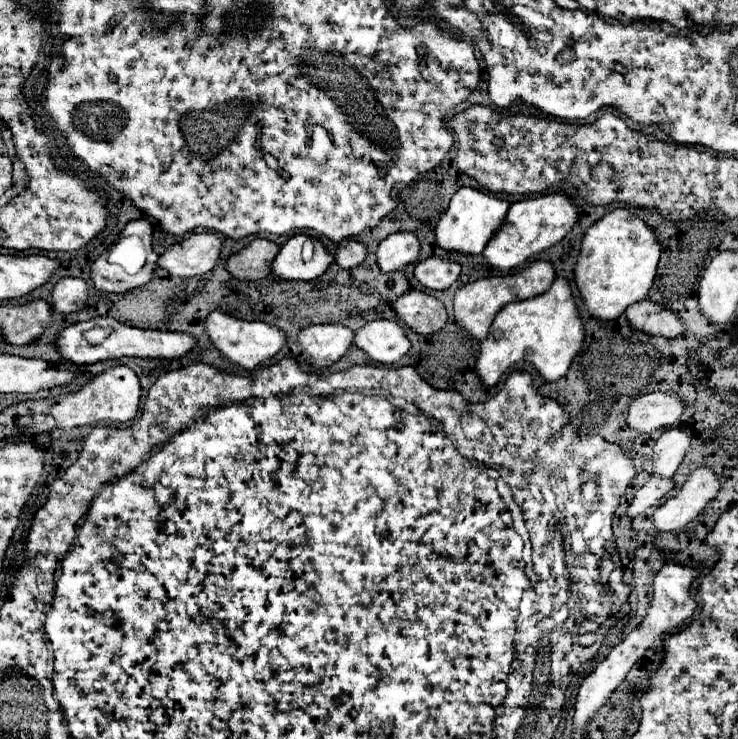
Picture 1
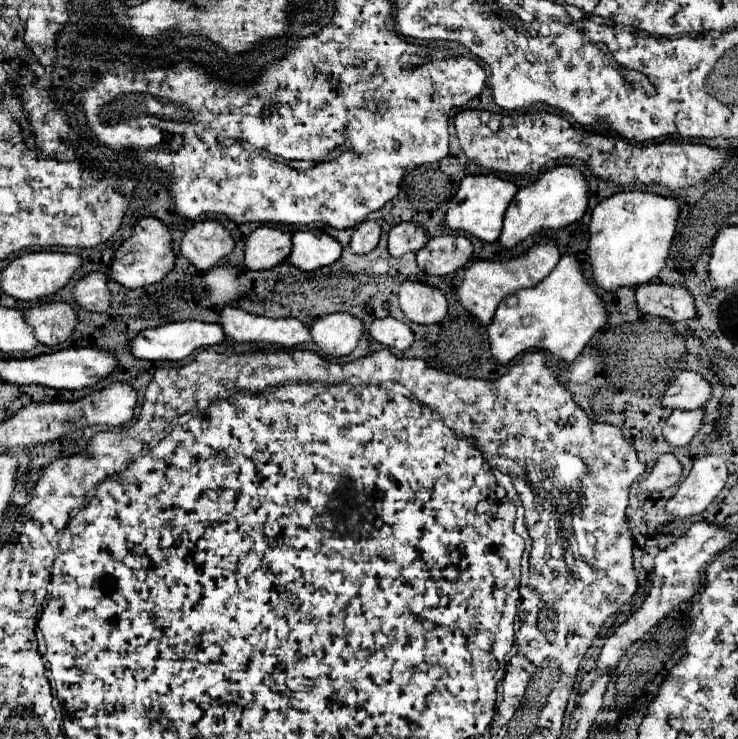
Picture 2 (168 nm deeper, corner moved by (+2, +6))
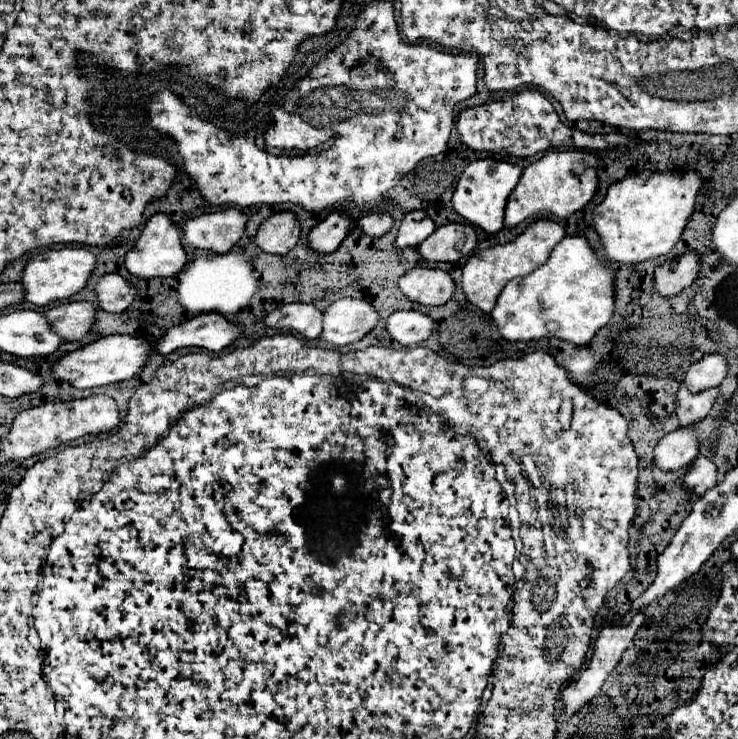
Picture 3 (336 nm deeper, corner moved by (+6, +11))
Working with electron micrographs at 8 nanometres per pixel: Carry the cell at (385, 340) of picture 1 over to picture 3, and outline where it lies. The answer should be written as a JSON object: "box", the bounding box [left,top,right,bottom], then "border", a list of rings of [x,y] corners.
{"box":[386,310,434,346],"border":[[[400,310],[388,316],[386,330],[402,346],[416,346],[432,334],[434,322],[430,316],[416,310]]]}

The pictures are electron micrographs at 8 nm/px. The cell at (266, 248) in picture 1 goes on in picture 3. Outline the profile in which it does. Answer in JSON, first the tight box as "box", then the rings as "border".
{"box":[256,212,302,254],"border":[[[278,212],[270,216],[266,222],[262,222],[256,234],[256,244],[264,252],[286,254],[296,246],[300,232],[302,232],[302,226],[294,212]]]}

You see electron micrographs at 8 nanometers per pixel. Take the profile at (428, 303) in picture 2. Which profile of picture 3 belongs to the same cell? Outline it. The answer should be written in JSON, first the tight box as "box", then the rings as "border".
{"box":[400,266,454,306],"border":[[[416,266],[400,278],[400,290],[412,300],[426,306],[446,304],[454,294],[454,280],[446,270]]]}

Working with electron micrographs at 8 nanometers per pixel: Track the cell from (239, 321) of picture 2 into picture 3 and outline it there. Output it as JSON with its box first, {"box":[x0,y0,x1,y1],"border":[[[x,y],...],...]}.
{"box":[266,302,322,340],"border":[[[294,302],[270,312],[266,316],[266,324],[296,330],[300,336],[312,340],[318,338],[322,332],[322,312],[314,304]]]}

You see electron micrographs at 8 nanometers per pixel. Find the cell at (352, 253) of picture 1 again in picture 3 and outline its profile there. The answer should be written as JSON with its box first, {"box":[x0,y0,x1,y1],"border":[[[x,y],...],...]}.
{"box":[358,212,394,236],"border":[[[372,212],[366,214],[358,220],[358,226],[368,234],[368,236],[384,236],[392,228],[394,218],[386,212]]]}

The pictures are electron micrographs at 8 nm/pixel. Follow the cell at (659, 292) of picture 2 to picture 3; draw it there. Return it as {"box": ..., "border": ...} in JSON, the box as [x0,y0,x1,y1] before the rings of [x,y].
{"box":[654,250,700,296],"border":[[[688,250],[676,260],[666,260],[662,266],[656,268],[654,290],[662,296],[676,296],[694,282],[698,270],[700,270],[700,254]]]}

